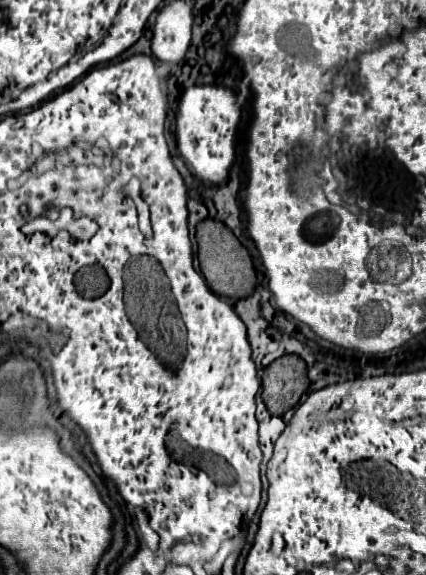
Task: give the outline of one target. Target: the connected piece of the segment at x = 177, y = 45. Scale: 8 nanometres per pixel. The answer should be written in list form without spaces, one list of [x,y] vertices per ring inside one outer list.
[[[172,1],[168,3],[156,19],[152,53],[156,59],[166,63],[182,61],[190,45],[192,35],[192,3],[190,1]]]

